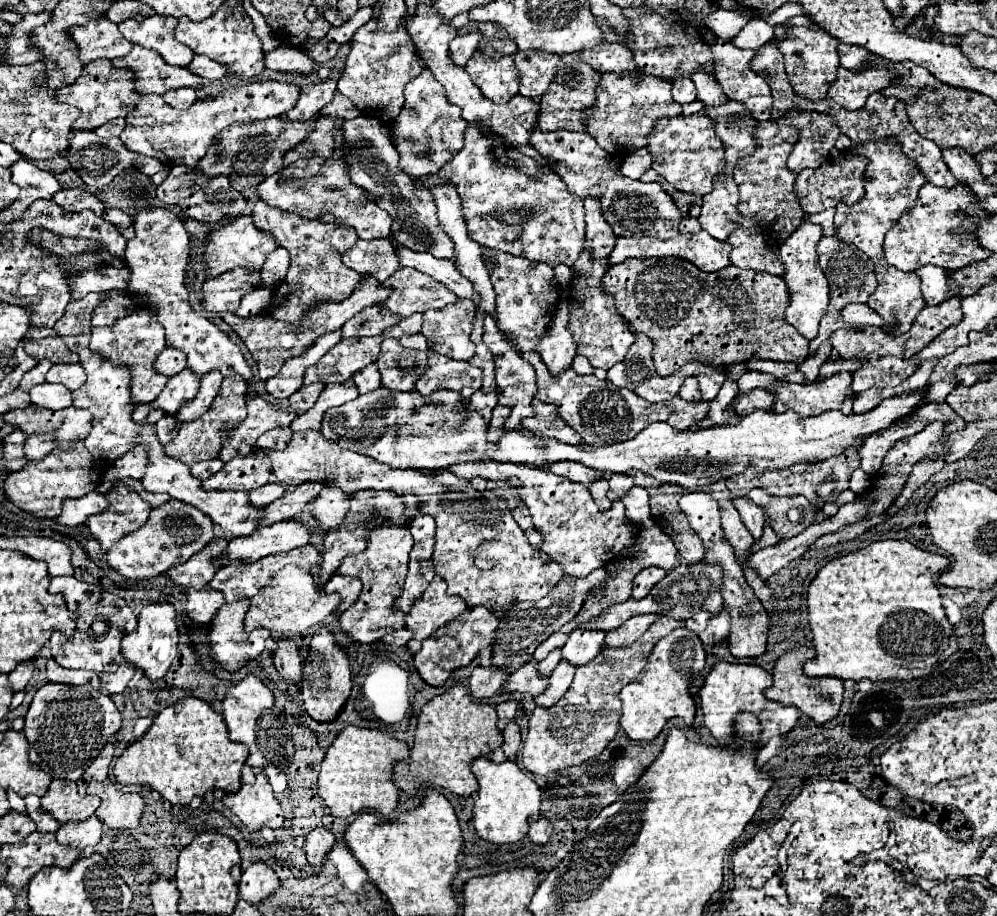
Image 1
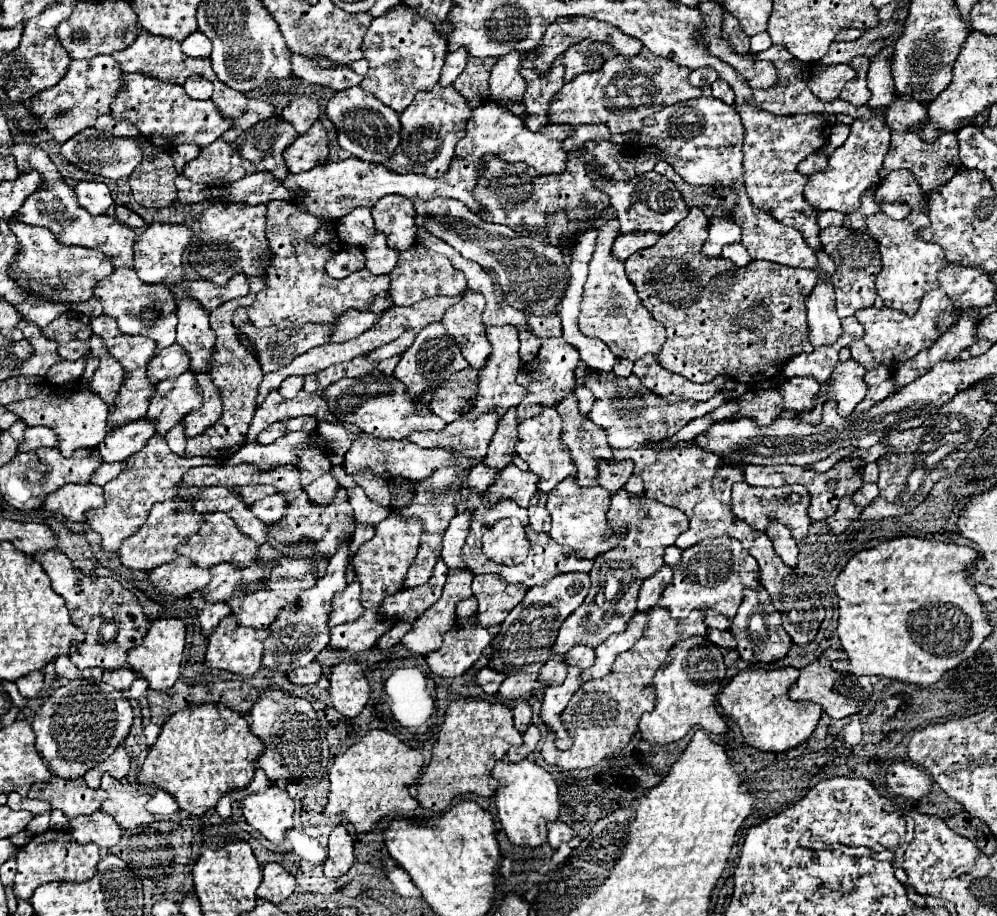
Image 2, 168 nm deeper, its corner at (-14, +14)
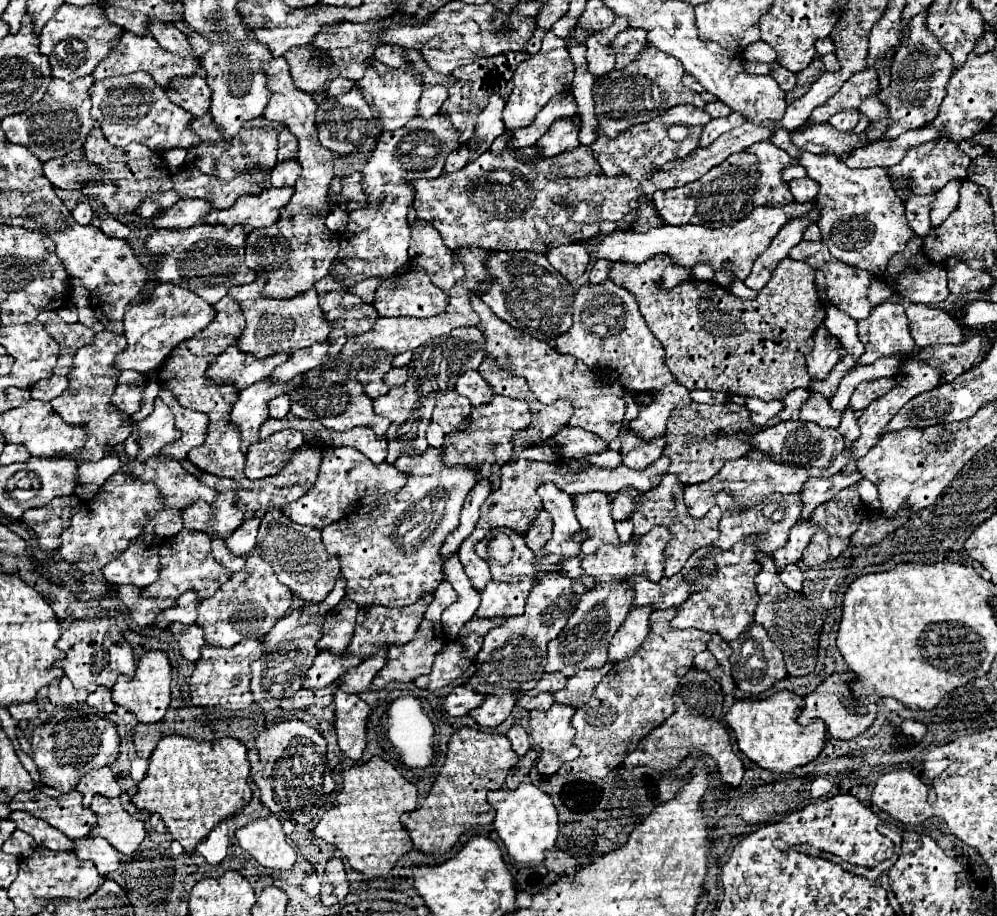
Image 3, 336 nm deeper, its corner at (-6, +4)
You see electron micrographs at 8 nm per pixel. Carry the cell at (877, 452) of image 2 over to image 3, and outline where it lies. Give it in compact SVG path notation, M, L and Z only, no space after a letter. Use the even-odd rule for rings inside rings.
M858 470L852 472L852 474L840 472L840 474L834 474L834 476L830 476L830 478L810 478L810 480L804 484L804 490L800 492L802 502L804 502L802 518L808 518L816 506L820 506L822 502L828 502L828 500L834 498L842 488L848 488L848 486L856 484L858 480L862 480L862 474L860 474Z

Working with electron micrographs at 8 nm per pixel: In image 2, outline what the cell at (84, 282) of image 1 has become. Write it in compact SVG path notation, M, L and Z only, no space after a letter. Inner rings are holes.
M8 220L10 230L18 238L16 260L8 266L8 276L26 292L52 302L86 302L94 294L96 280L112 272L112 262L102 252L90 248L64 248L48 228L28 226L20 220Z

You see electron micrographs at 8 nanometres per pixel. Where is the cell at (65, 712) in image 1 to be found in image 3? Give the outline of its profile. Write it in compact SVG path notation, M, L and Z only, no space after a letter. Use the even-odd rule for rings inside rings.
M90 714L66 720L58 720L58 716L52 716L50 722L44 722L32 730L30 744L32 760L38 766L42 784L52 786L60 792L72 792L84 774L110 766L116 760L120 734L116 730L116 724L106 716Z

